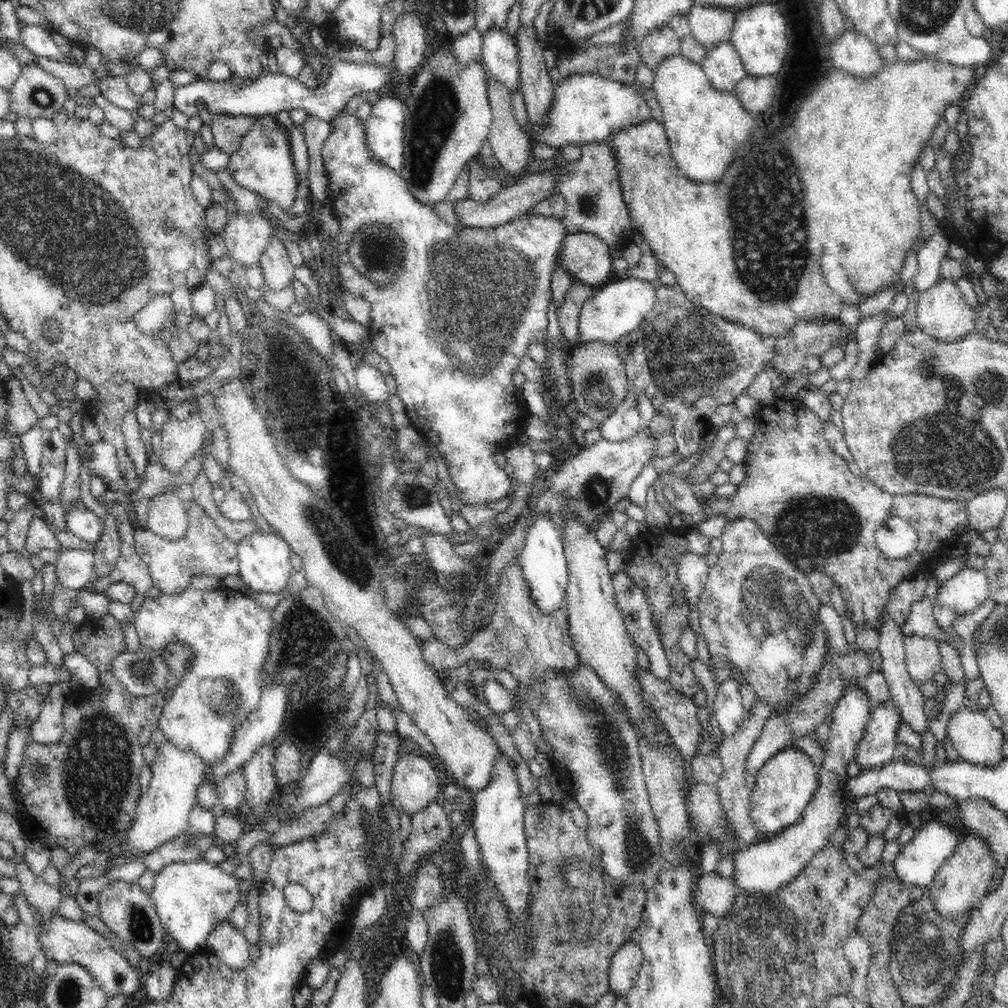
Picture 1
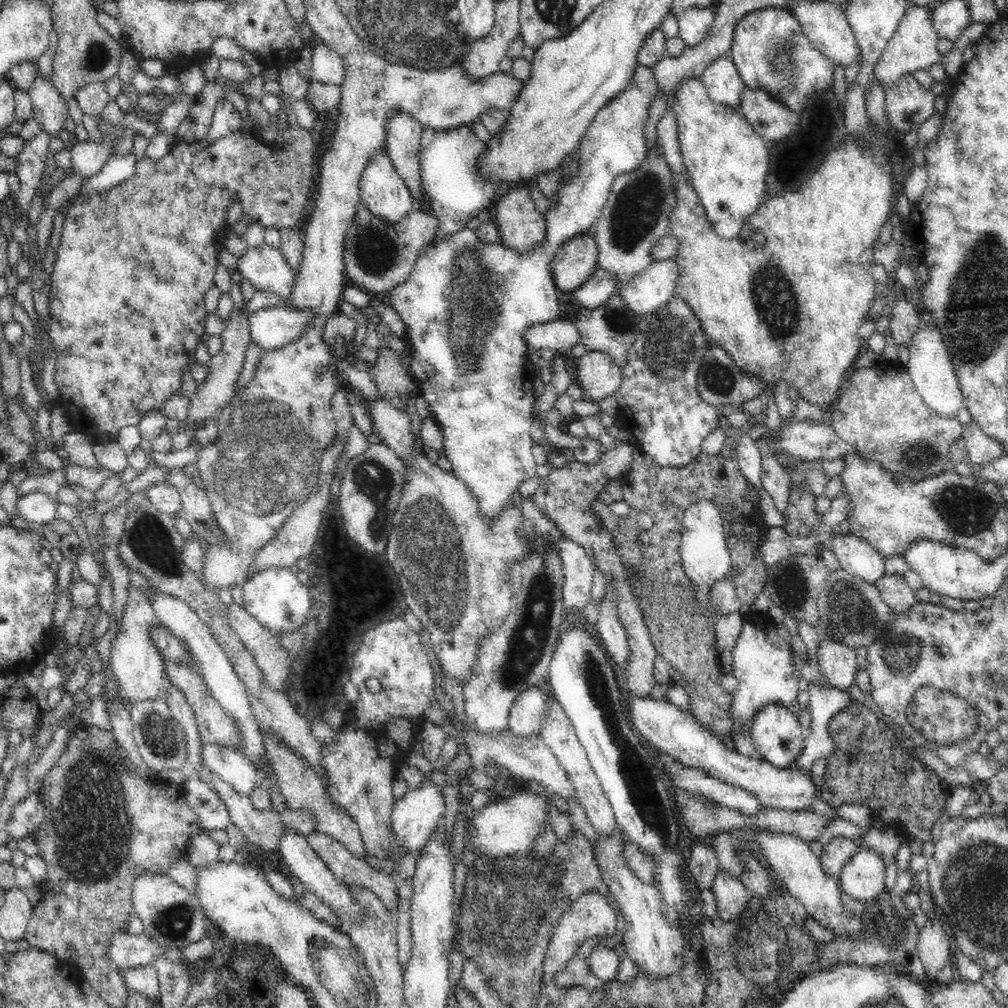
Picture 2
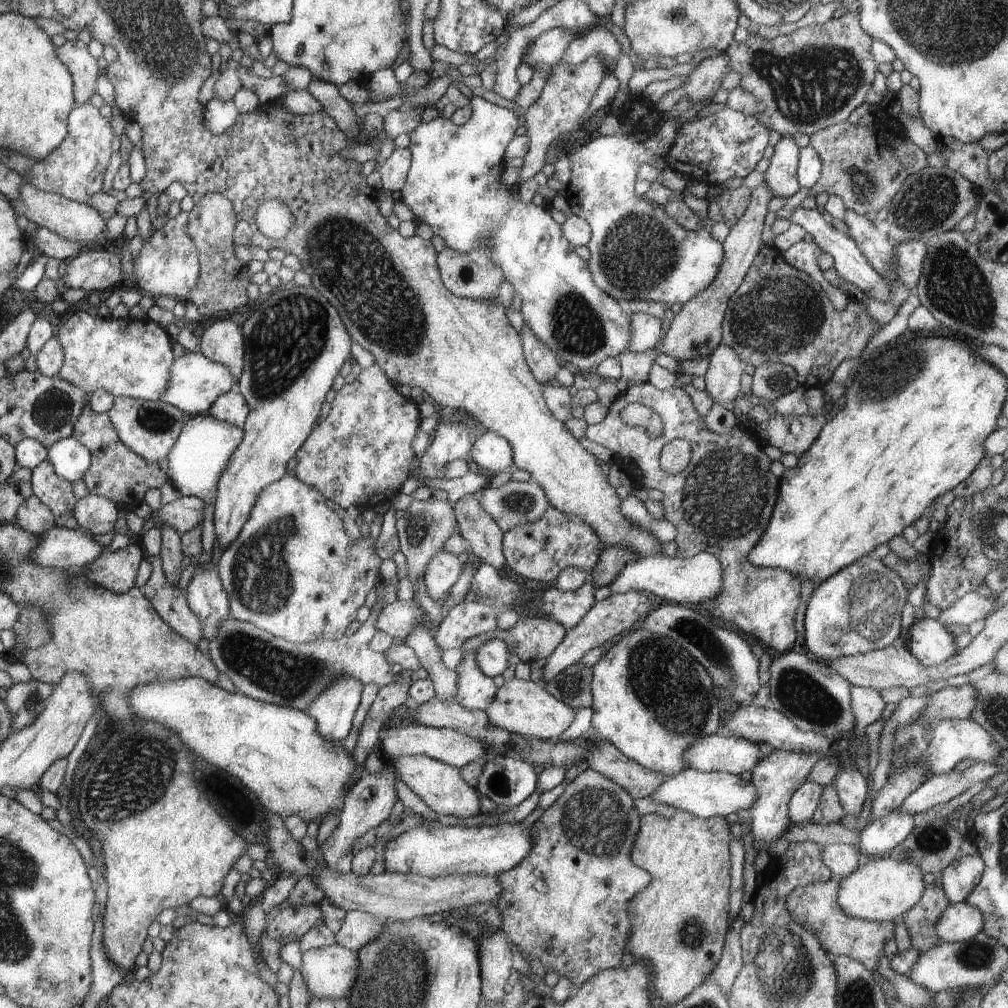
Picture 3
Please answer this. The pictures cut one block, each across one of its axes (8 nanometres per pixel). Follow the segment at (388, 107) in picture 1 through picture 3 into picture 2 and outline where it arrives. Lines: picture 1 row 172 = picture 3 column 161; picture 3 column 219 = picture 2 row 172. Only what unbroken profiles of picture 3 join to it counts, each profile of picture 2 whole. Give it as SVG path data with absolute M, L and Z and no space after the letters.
M385 148L373 151L369 158L359 182L359 202L364 203L376 217L380 217L387 223L400 222L404 215L413 209L415 199L412 198L411 190L407 183L398 173L395 163L392 162Z

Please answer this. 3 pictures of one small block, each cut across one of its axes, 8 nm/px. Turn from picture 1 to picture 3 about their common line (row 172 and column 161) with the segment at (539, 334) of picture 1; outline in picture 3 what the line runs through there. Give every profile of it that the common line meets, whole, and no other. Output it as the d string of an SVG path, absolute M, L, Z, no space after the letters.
M85 311L76 312L60 328L57 338L65 356L58 375L86 393L104 388L115 397L158 401L169 387L172 342L166 330L148 318L104 320Z

